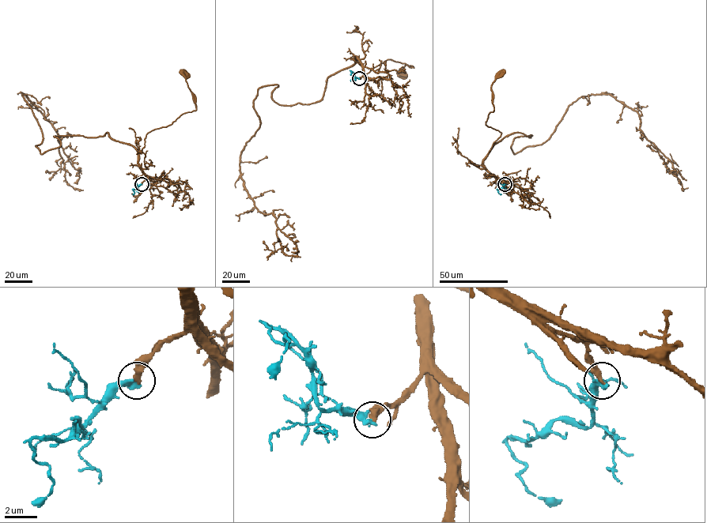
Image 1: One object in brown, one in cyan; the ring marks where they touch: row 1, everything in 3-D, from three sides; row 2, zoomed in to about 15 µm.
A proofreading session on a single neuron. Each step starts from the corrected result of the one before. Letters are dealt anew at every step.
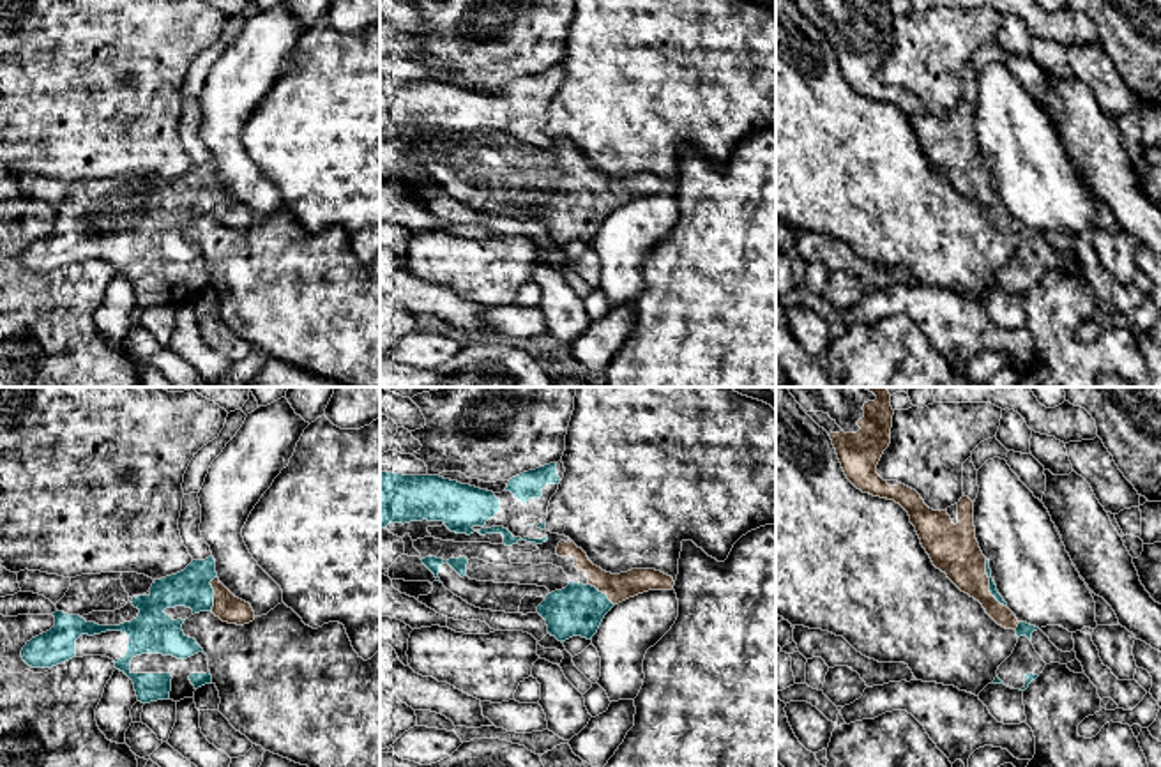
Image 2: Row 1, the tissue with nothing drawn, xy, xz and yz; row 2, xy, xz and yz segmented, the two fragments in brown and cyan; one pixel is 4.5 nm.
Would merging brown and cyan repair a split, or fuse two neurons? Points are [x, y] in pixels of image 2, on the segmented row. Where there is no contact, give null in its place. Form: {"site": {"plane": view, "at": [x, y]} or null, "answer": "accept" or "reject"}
{"site": {"plane": "yz", "at": [988, 584]}, "answer": "accept"}

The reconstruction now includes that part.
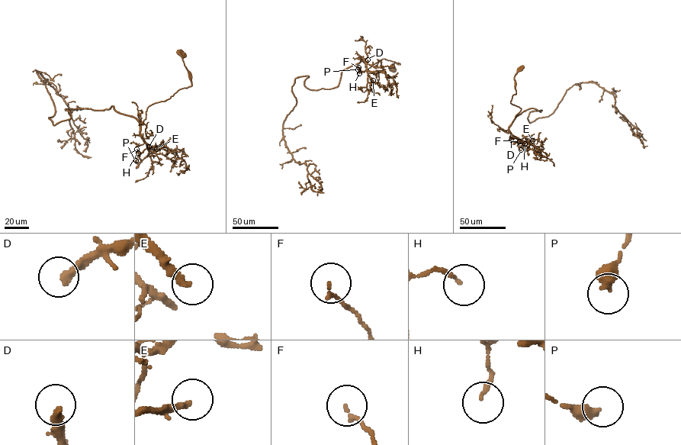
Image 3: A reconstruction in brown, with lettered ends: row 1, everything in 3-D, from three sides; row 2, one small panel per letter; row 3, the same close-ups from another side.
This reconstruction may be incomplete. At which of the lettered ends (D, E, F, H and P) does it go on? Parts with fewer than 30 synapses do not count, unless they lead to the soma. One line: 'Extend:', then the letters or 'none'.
Extend: D, E

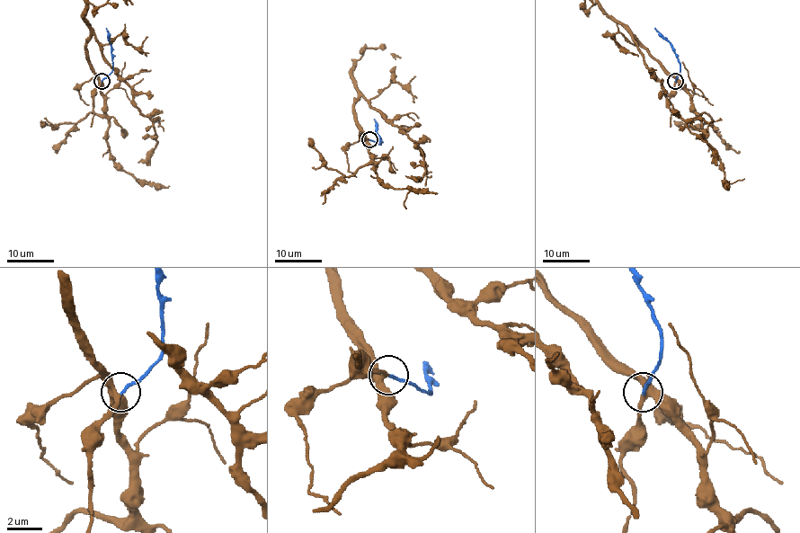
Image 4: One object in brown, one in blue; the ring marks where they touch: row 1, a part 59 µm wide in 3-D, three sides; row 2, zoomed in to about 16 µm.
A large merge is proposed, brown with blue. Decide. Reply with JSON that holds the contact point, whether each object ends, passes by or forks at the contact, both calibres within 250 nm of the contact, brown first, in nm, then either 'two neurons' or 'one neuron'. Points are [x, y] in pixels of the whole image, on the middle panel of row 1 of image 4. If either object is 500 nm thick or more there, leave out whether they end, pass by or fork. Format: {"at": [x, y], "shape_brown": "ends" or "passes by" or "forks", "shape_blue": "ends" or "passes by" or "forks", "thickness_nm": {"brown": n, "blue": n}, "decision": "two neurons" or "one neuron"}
{"at": [369, 139], "shape_brown": "forks", "shape_blue": "ends", "thickness_nm": {"brown": 280, "blue": 160}, "decision": "one neuron"}

